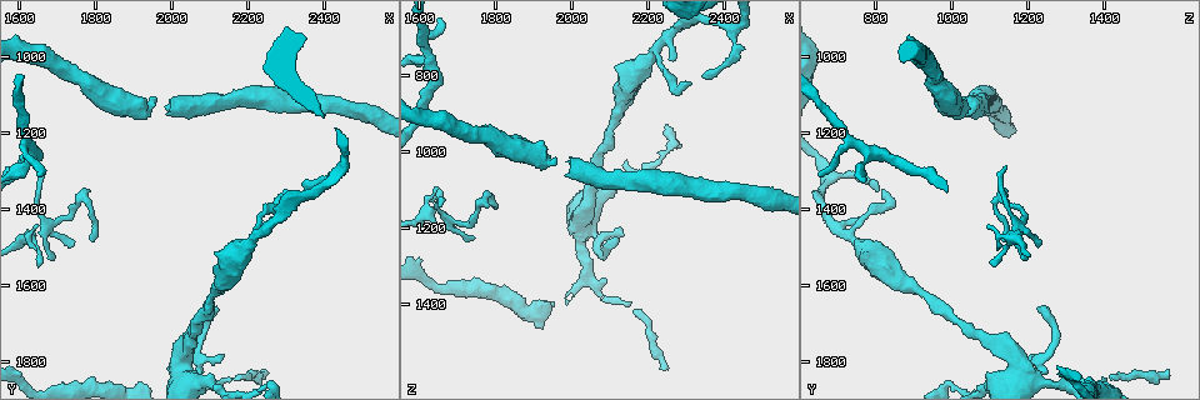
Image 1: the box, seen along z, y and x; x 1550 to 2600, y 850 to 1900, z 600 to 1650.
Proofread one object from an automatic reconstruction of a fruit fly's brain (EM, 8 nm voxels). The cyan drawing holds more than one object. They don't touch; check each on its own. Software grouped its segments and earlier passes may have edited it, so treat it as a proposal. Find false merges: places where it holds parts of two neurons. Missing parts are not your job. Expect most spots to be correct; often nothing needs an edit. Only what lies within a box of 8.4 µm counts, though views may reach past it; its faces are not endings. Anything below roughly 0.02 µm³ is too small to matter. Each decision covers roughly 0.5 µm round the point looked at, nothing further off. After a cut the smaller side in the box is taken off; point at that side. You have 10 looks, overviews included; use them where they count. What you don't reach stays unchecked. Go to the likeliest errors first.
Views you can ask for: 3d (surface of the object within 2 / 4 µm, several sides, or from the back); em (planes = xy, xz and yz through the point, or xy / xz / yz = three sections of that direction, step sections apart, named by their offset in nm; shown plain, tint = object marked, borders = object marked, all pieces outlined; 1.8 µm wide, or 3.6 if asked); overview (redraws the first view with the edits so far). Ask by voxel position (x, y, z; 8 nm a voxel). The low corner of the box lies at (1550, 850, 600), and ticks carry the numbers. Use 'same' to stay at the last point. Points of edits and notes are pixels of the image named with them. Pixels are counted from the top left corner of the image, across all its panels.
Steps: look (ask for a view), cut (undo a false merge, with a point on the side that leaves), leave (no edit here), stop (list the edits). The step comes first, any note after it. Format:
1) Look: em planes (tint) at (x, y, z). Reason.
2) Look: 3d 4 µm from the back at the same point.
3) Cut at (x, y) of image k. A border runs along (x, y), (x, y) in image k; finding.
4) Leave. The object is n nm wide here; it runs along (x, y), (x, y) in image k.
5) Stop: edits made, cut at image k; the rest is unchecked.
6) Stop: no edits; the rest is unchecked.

Look: em 3.6 µm planes (borders) at (1630, 1250, 780). Three arms meet.

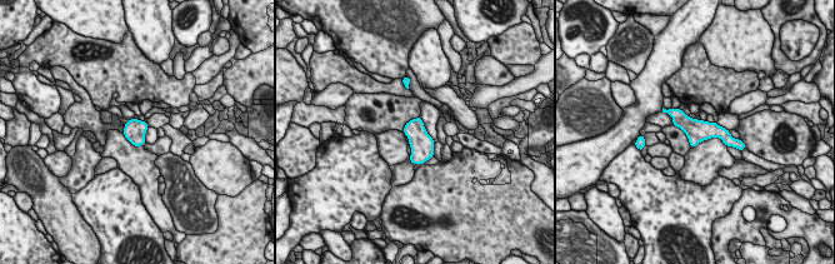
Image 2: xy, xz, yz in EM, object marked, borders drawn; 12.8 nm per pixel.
Leave. The object is 280 nm wide here; it runs along (671, 111), (729, 142) in image 2; continuous, no second neuron.

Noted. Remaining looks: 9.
Look: em planes (plain) at (2220, 1470, 720). Three-way junction.

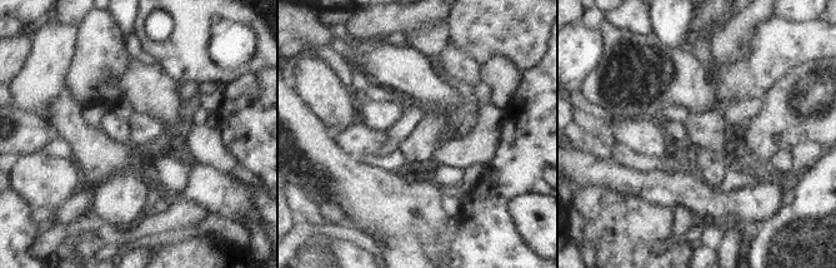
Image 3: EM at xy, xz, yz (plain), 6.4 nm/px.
Look: em planes (tint) at the same point. Where the object lies.

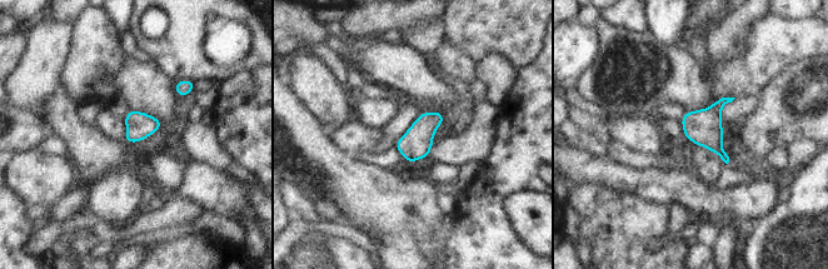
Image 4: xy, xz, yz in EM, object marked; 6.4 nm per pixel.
Leave. All the same neuron.

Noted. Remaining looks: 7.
Look: 3d 4 µm at (1725, 1425, 1190). A narrow waist.

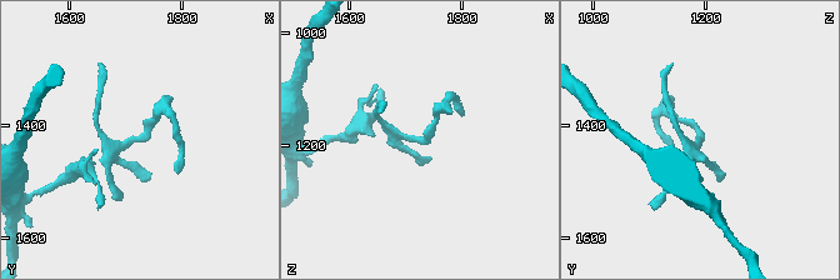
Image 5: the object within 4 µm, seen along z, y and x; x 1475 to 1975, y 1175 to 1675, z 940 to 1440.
Look: em yz step 8 (borders) at (1720, 1420, 1190). Now the EM.

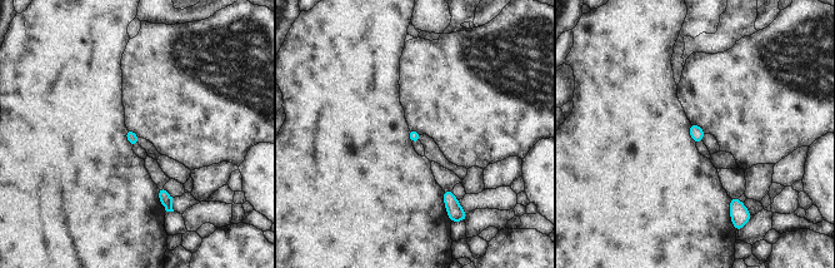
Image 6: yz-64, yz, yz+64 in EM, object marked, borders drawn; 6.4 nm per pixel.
Leave. The object is 80 nm wide here; continuous, no second neuron.

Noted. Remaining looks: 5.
Look: 3d 4 µm from the back at (2060, 1840, 1215). Small branch off a trunk.

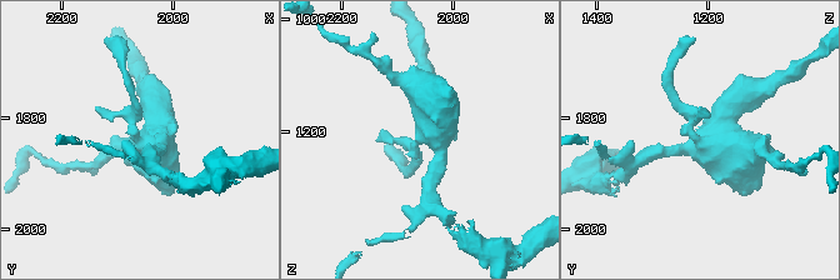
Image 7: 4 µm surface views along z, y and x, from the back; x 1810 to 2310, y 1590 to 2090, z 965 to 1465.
Look: em 3.6 µm planes (tint) at (2060, 1845, 1210). Now the EM.

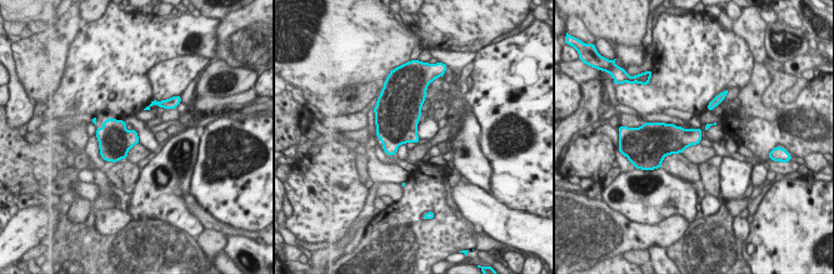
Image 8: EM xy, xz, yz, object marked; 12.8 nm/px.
Leave. One neuron here.

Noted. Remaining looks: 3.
Stop: no edits; the rest is unchecked.

